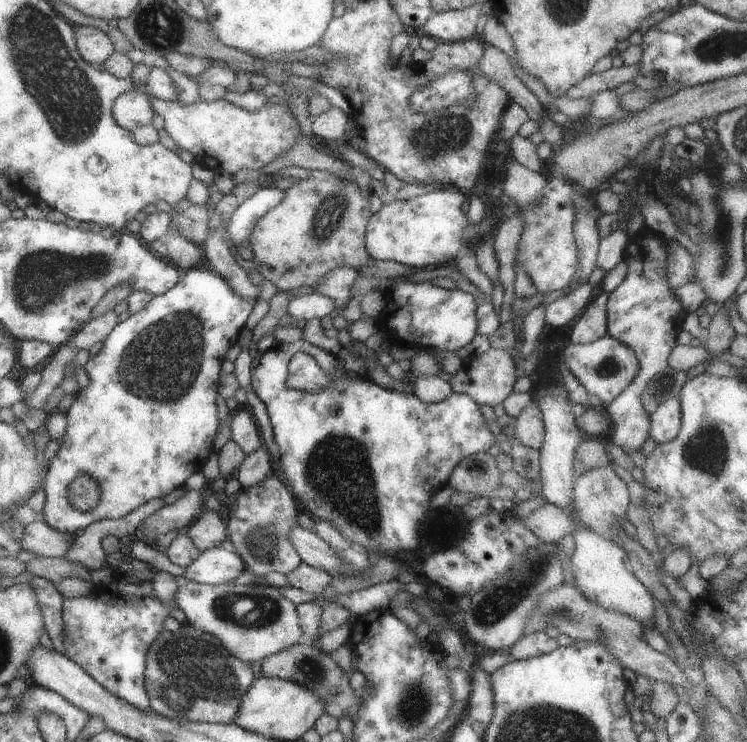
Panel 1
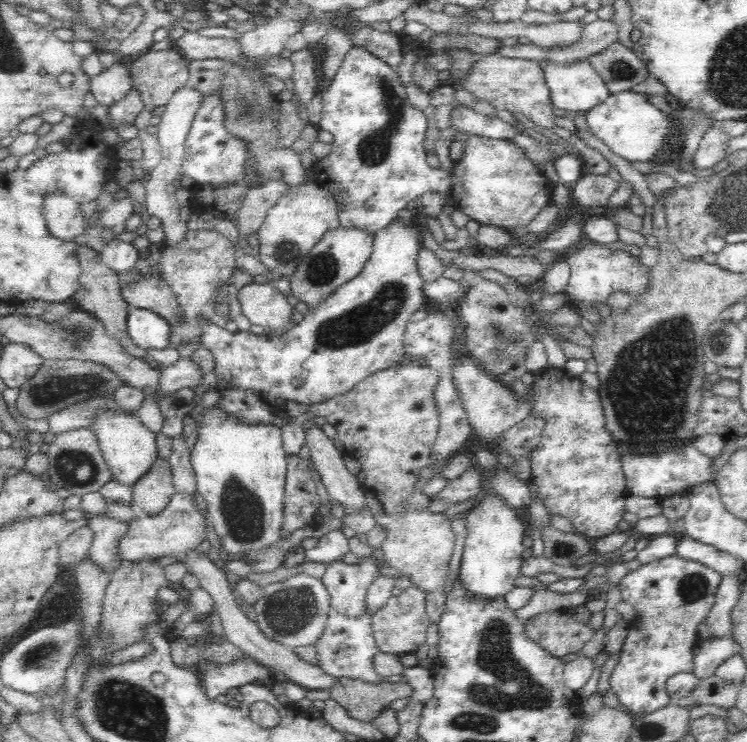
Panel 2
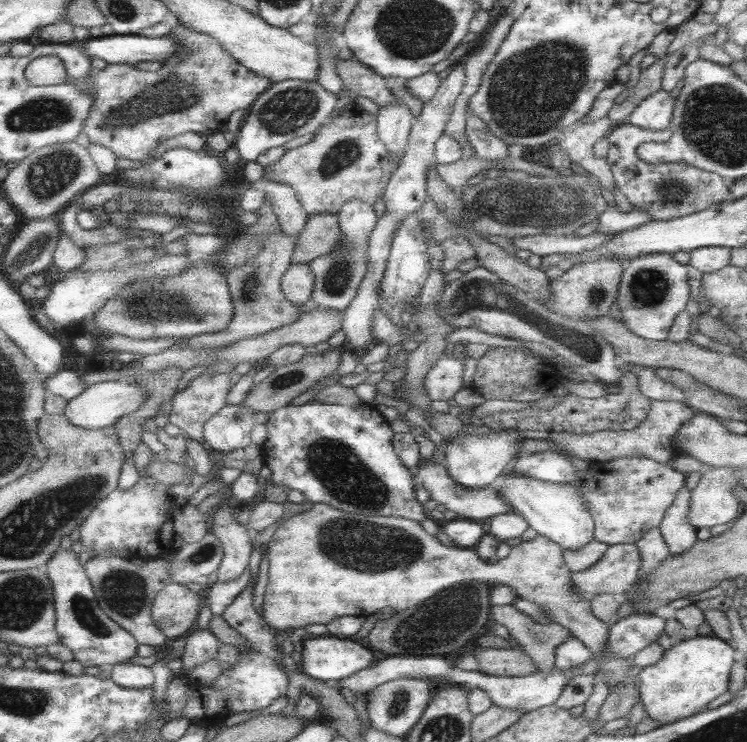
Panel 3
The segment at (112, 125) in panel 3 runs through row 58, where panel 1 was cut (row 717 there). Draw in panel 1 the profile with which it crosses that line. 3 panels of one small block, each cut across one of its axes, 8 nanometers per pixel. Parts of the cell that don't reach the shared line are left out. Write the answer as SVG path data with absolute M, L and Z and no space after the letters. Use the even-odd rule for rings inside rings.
M188 620L180 623L177 632L164 629L150 645L143 674L151 710L163 717L179 721L201 723L232 723L241 705L241 698L255 681L249 662L231 655L211 634L196 628Z

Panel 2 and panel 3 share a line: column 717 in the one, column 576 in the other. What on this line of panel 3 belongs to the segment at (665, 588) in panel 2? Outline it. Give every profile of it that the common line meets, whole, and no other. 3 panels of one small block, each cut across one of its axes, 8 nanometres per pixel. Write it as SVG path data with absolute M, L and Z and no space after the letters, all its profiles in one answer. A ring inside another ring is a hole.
M635 544L612 545L606 549L606 553L596 564L582 572L572 573L572 586L580 592L584 600L590 602L598 594L616 594L623 596L624 592L634 584L640 572L640 552Z

